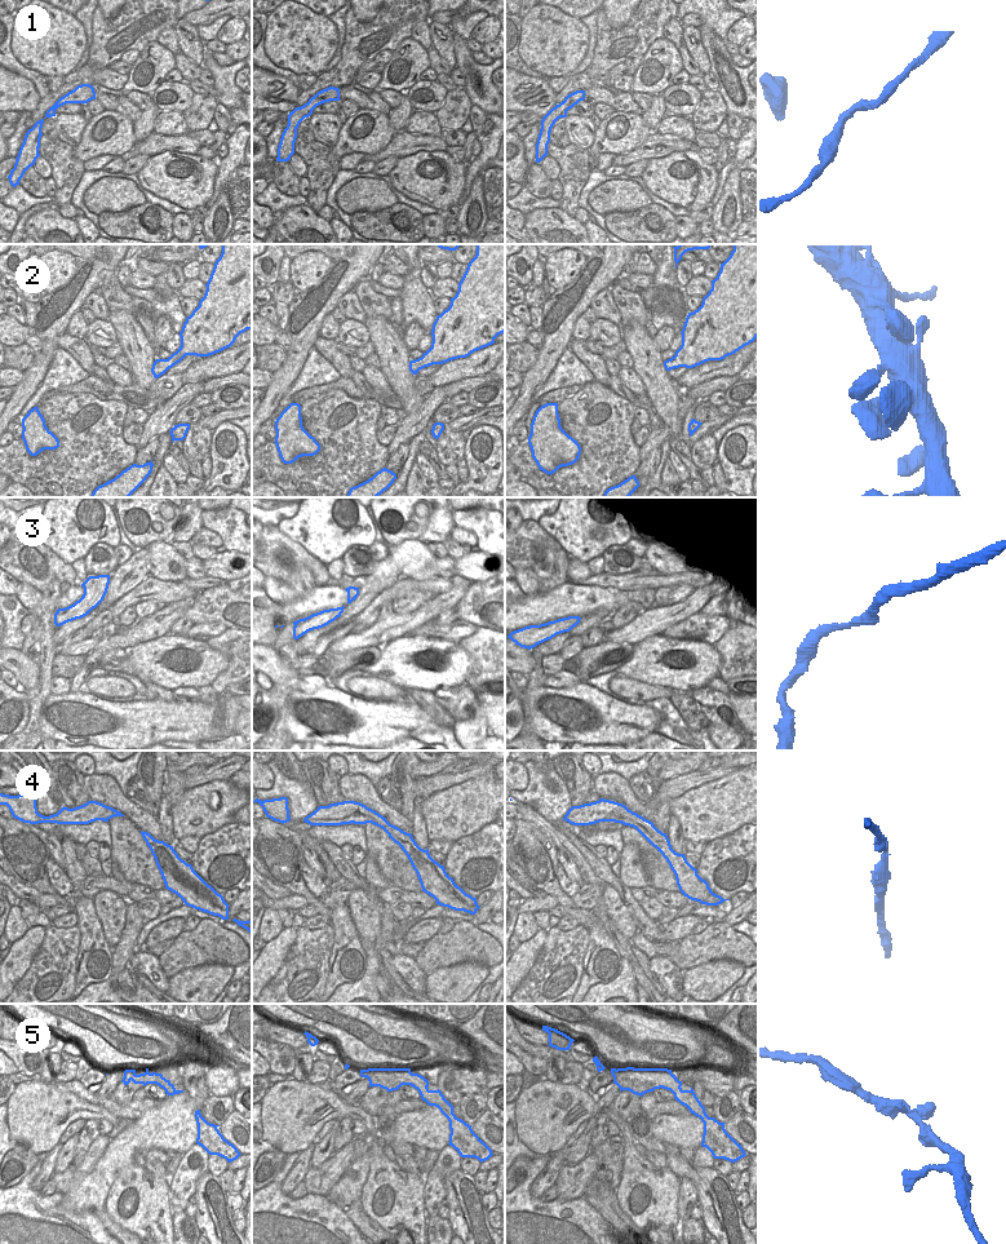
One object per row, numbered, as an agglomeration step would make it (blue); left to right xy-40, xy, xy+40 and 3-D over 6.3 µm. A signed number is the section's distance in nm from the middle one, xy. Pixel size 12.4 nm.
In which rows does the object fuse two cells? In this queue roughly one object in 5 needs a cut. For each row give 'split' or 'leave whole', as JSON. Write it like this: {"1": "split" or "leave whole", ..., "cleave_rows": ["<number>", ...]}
{"1": "leave whole", "2": "leave whole", "3": "leave whole", "4": "leave whole", "5": "leave whole", "cleave_rows": []}

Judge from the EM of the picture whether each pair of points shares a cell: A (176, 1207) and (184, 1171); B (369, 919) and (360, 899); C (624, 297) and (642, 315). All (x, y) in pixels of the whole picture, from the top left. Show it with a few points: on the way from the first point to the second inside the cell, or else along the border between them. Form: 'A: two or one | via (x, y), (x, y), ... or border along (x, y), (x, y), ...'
A: one | via (178, 1198), (184, 1180)
B: one | via (364, 913), (360, 904)
C: one | via (628, 301), (638, 311)

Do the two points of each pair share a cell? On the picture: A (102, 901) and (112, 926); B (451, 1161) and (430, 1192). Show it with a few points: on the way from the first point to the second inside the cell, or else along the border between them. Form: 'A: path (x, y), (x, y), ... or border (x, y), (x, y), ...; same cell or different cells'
A: path (109, 906), (112, 920); same cell
B: path (443, 1169), (434, 1178), (434, 1185); same cell

